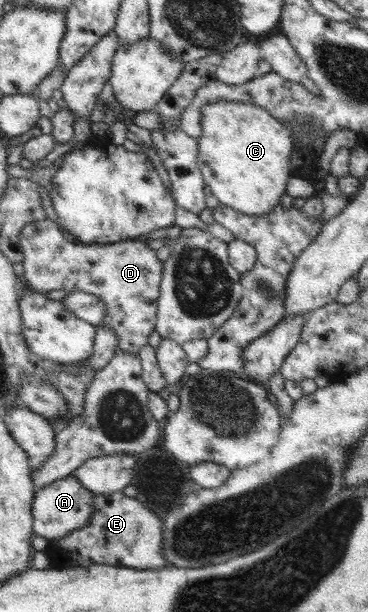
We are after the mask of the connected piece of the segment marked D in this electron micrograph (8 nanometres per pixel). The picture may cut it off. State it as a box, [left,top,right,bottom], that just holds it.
[18,218,164,354]

